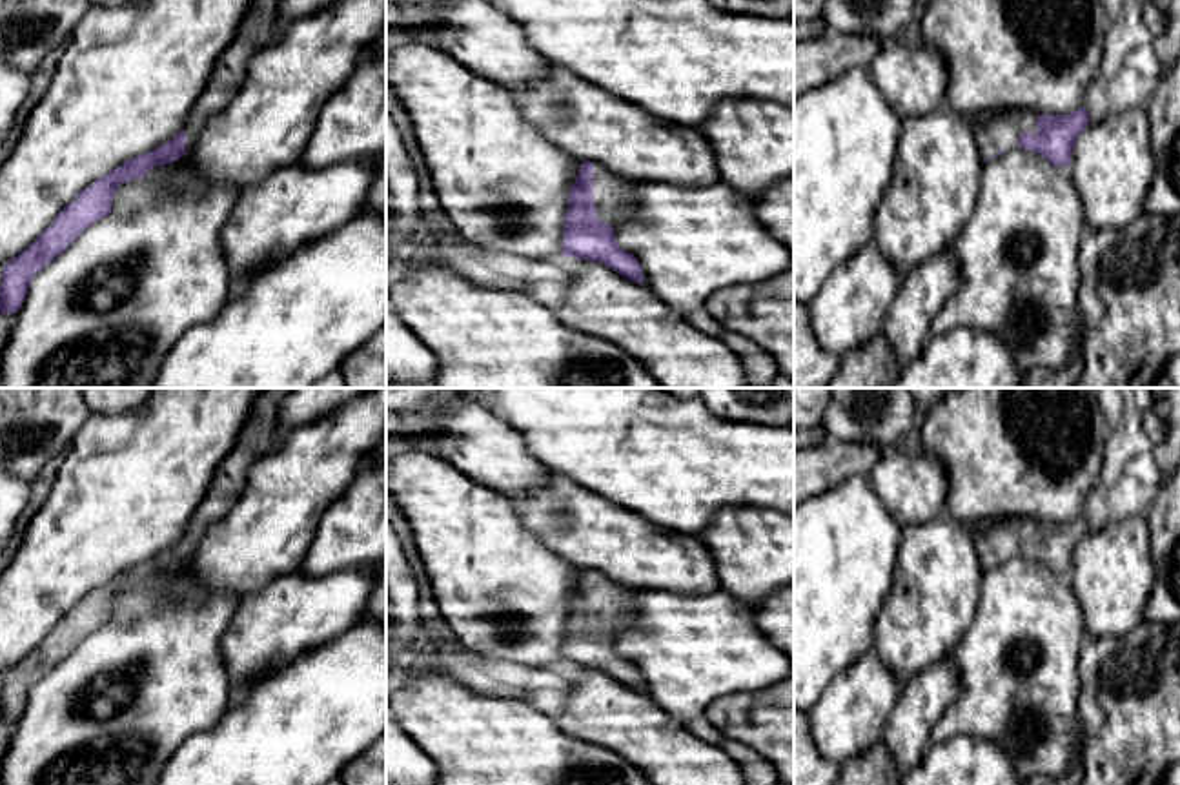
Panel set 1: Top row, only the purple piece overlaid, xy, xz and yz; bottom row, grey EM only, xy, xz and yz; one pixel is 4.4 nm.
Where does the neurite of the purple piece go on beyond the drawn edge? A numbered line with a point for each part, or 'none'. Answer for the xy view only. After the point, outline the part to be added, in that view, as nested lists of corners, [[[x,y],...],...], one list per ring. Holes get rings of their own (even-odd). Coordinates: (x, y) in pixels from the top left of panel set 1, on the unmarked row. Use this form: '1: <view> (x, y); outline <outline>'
1: xy (261, 434); outline [[[291,388],[260,390],[233,452],[217,466],[206,497],[188,525],[186,557],[191,557],[204,530],[222,519],[239,501],[249,468],[282,443],[279,413],[290,392]]]

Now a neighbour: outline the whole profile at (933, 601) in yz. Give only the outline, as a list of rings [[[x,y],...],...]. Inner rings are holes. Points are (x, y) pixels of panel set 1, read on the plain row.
[[[951,514],[903,526],[894,581],[876,619],[874,637],[880,659],[901,685],[952,656],[976,619],[982,576],[983,563],[974,534]]]

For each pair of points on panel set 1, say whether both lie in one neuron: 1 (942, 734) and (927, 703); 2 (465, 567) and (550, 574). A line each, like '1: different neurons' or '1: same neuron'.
1: different neurons
2: same neuron

